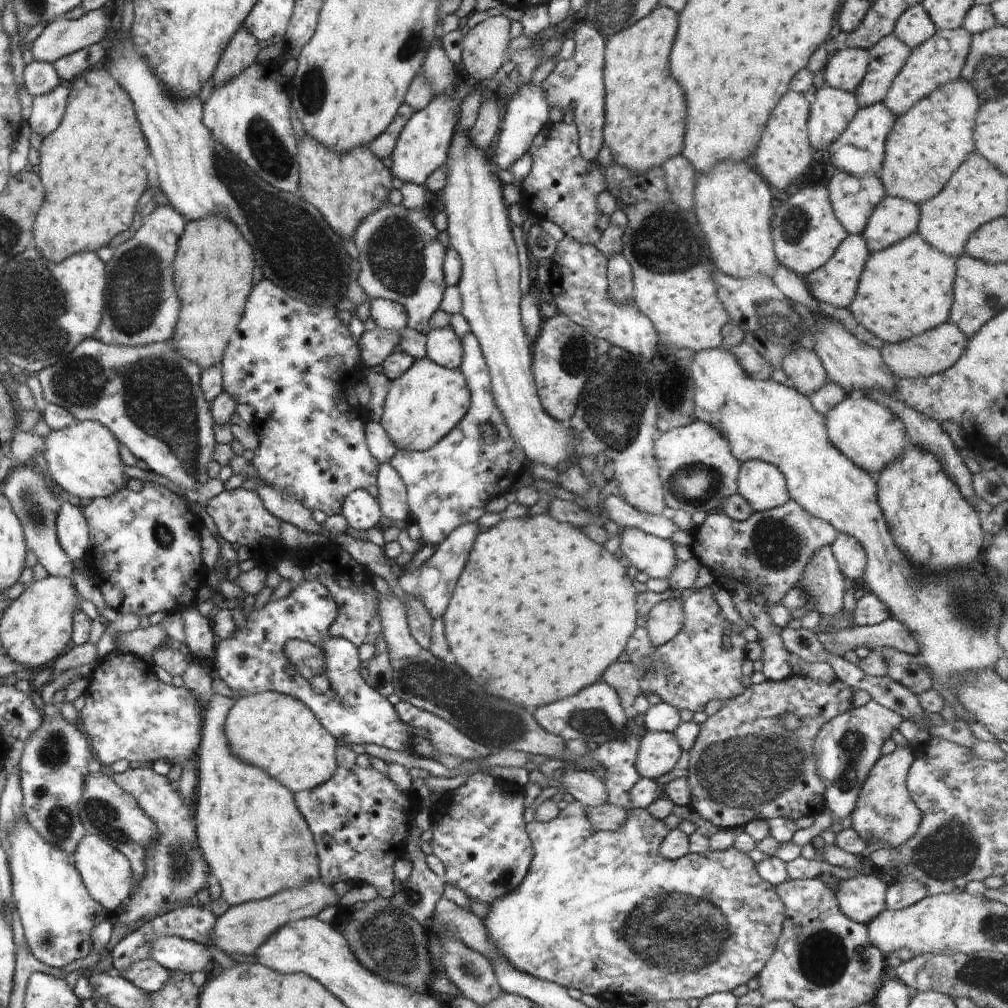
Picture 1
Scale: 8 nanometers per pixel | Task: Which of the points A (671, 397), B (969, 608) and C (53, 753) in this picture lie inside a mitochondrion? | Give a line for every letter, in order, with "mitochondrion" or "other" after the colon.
A: mitochondrion
B: mitochondrion
C: mitochondrion

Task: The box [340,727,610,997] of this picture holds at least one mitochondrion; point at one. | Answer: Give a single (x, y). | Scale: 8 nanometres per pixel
(386, 939)

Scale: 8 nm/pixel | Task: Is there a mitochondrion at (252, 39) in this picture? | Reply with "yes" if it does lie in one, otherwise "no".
no

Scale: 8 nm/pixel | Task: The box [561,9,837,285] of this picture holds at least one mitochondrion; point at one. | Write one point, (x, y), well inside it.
(666, 243)

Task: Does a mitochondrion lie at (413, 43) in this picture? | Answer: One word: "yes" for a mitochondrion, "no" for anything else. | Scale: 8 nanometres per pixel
yes

